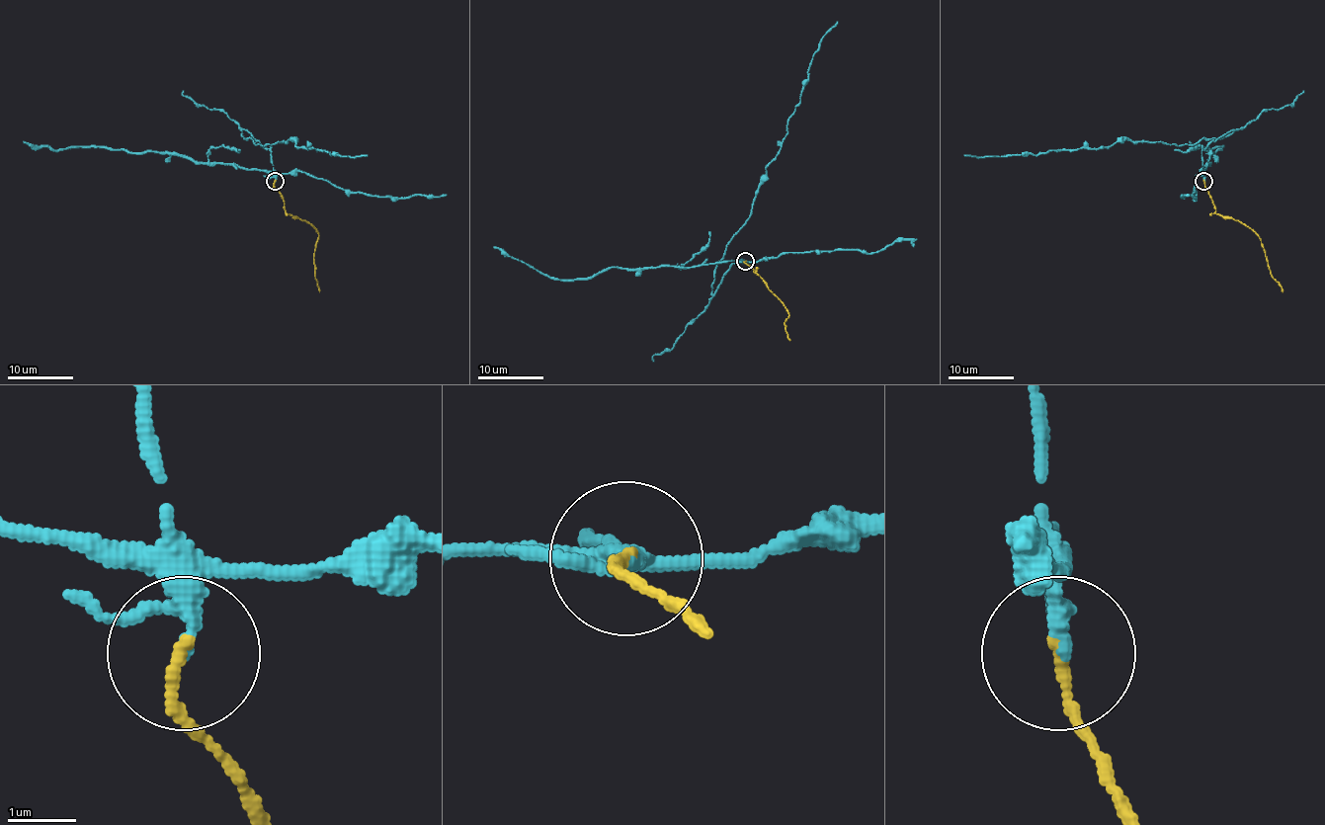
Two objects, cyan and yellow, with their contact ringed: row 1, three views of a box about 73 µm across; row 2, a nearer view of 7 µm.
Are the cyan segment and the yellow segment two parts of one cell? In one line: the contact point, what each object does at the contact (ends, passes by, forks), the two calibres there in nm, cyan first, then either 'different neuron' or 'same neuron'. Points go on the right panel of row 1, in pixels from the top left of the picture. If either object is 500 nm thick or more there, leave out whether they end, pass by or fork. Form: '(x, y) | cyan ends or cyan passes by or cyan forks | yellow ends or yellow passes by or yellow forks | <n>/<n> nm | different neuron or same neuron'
(1203, 181) | cyan passes by | yellow ends | 160/160 nm | different neuron

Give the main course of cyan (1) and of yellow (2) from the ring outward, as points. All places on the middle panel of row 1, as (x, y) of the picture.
1: (745, 261), (733, 263), (713, 293), (715, 268), (750, 216), (760, 180), (800, 99), (812, 54), (837, 22)
2: (745, 261), (789, 313), (785, 322), (789, 340)

